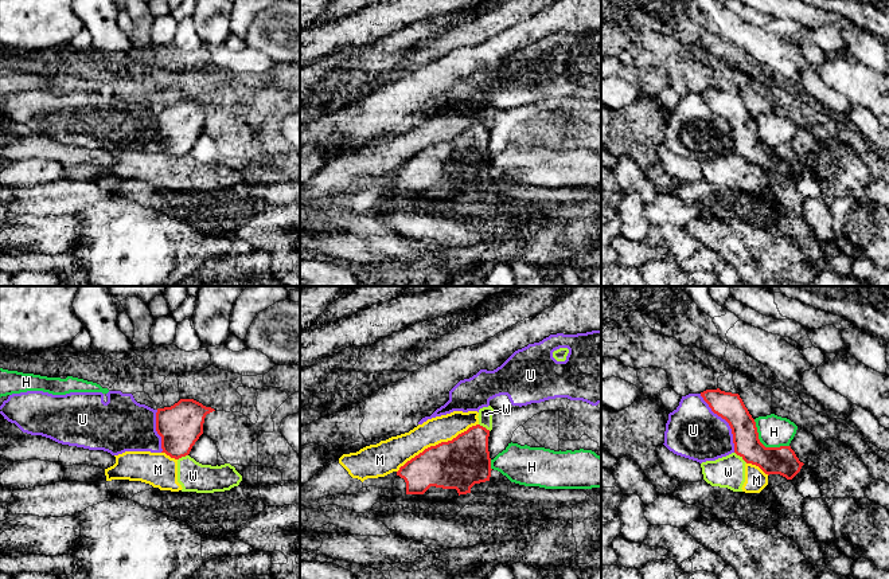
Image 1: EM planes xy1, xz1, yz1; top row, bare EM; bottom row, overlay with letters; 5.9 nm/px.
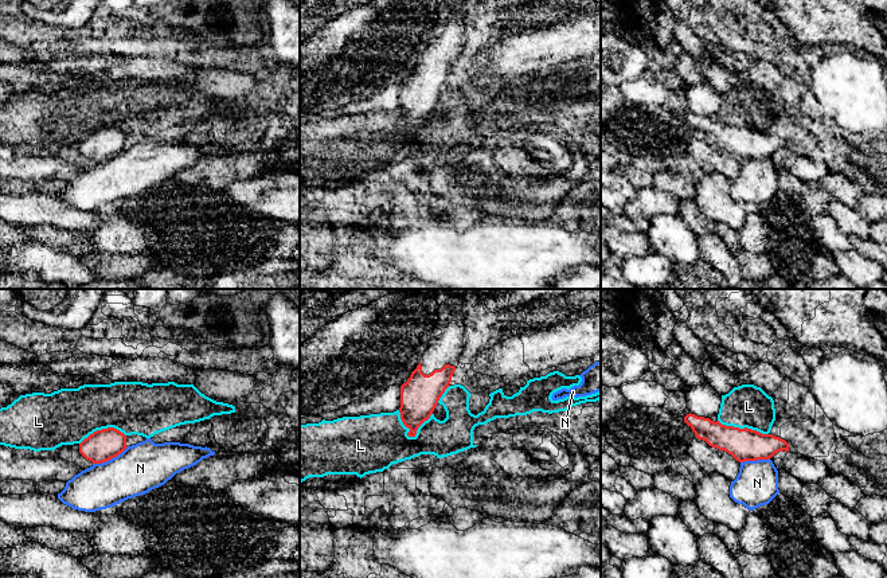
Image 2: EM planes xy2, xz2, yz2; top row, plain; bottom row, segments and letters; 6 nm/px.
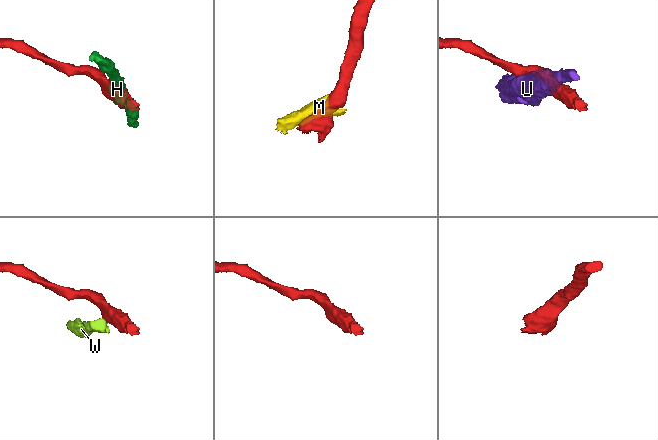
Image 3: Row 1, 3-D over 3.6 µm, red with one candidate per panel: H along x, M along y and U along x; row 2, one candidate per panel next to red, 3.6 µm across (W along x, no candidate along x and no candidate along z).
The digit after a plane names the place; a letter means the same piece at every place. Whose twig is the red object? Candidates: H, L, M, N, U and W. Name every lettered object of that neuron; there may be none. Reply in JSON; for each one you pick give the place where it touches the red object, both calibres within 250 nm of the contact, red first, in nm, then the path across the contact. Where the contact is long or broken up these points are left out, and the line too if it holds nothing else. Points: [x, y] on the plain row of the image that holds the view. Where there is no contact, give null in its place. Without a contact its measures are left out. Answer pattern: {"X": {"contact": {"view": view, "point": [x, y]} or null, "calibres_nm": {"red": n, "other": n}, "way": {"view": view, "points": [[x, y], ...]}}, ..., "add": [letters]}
{"add": []}

